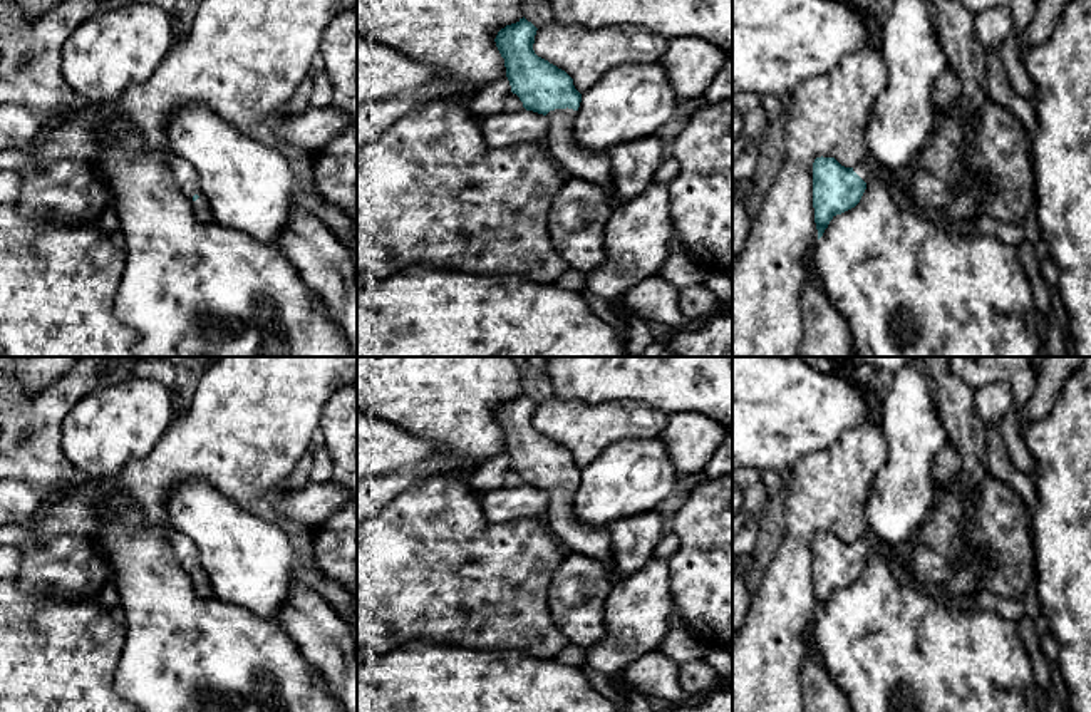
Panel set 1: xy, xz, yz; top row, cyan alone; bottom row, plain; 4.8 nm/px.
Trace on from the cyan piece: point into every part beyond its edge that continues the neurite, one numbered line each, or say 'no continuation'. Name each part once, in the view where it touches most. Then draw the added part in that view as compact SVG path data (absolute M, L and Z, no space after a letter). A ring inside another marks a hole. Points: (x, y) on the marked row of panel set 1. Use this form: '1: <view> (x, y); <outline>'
1: xz (592, 166); M555 109L546 114L550 131L545 139L545 147L551 159L571 178L585 179L597 184L612 199L612 176L607 151L593 152L582 149L573 141L573 122L577 111Z

